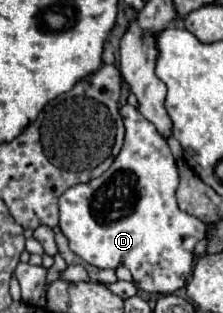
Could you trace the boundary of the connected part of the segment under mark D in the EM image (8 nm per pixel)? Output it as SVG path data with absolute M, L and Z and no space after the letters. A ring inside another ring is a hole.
M131 105L121 107L121 117L125 121L125 143L119 155L101 177L91 179L89 183L73 185L61 195L59 227L65 233L71 251L89 265L99 269L117 269L119 265L125 265L139 289L161 295L175 293L185 287L193 271L193 247L205 237L207 225L177 207L175 191L179 185L179 175L165 137L161 137L155 125Z

